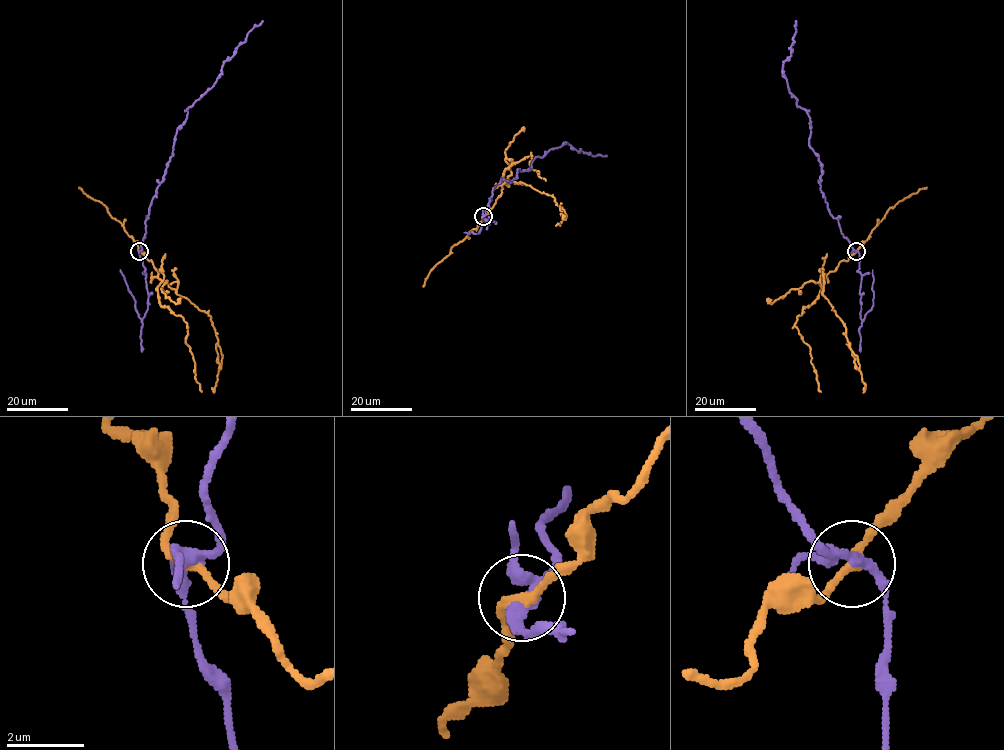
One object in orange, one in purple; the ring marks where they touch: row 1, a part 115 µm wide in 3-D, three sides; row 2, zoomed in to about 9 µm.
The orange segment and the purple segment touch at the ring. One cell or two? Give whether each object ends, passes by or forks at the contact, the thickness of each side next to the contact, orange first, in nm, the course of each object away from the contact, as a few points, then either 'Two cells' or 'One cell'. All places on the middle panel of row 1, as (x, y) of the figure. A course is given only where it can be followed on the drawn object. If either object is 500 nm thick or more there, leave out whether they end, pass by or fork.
At the ring orange passes by. At the ring purple forks. Thickness 200 nm (orange) against 280 nm. Course of orange: (483, 216), (501, 194), (506, 180), (530, 185), (554, 198), (566, 216), (565, 219), (559, 206). Course of purple: (483, 216), (492, 189), (516, 178), (517, 169), (530, 170), (549, 149), (566, 142), (607, 155). Two cells

